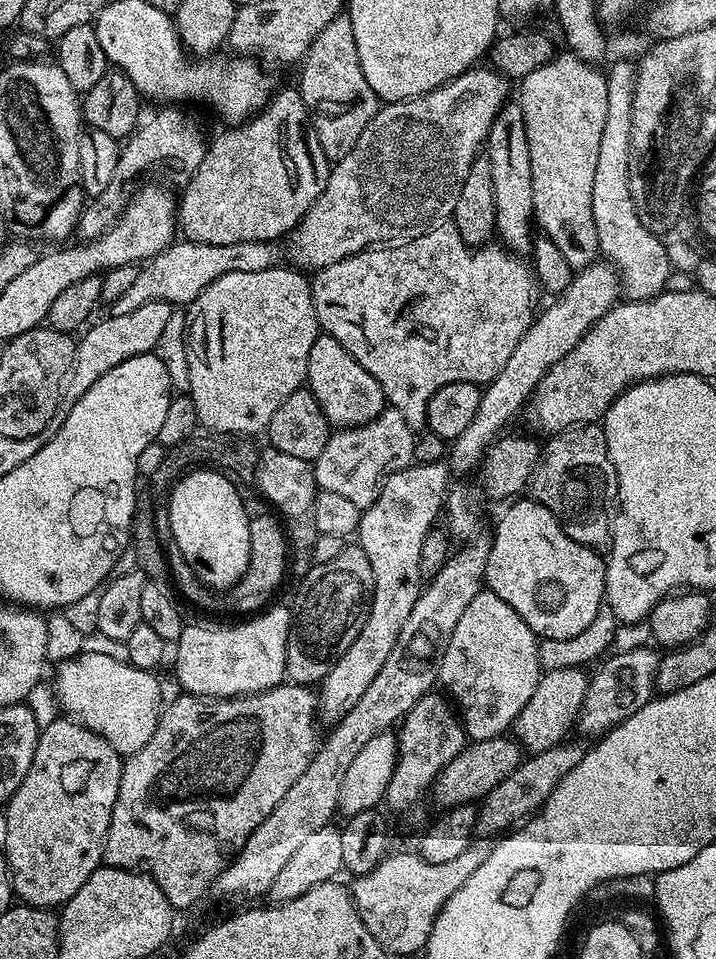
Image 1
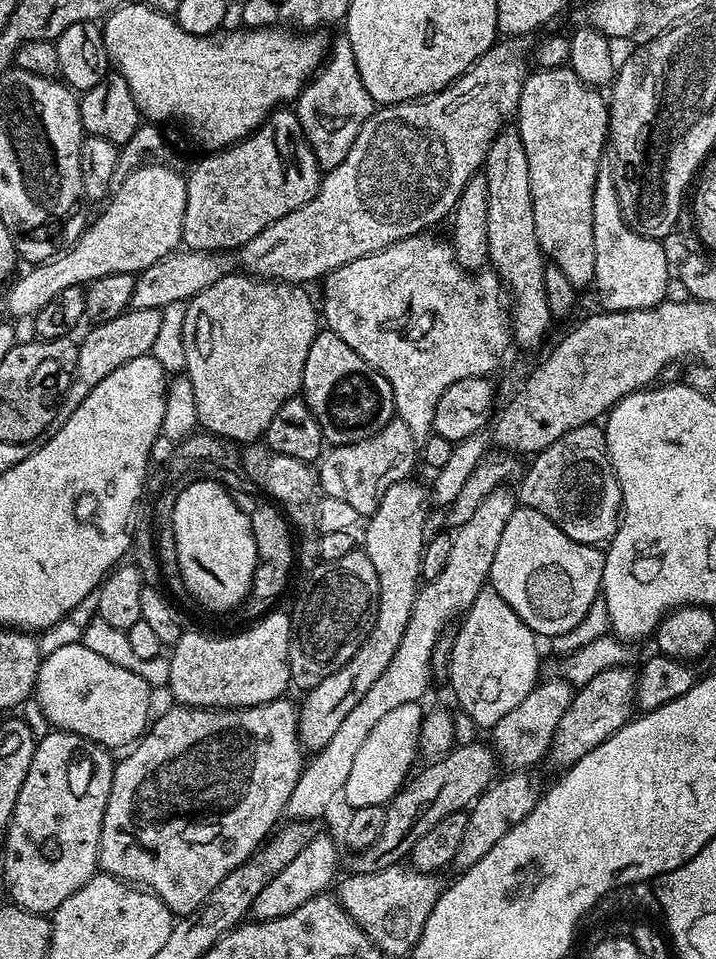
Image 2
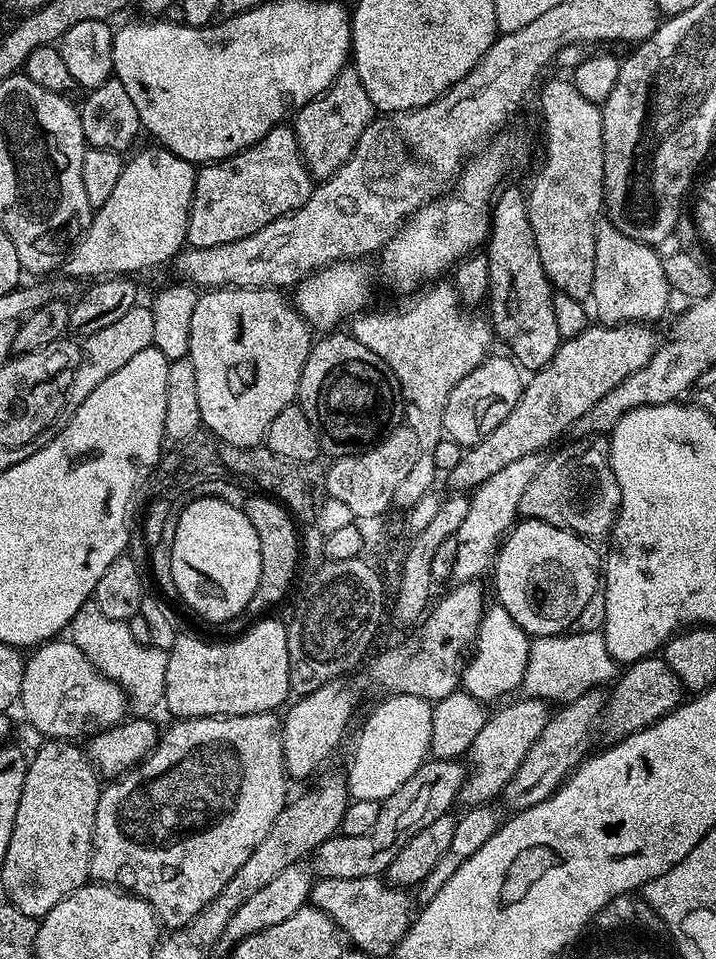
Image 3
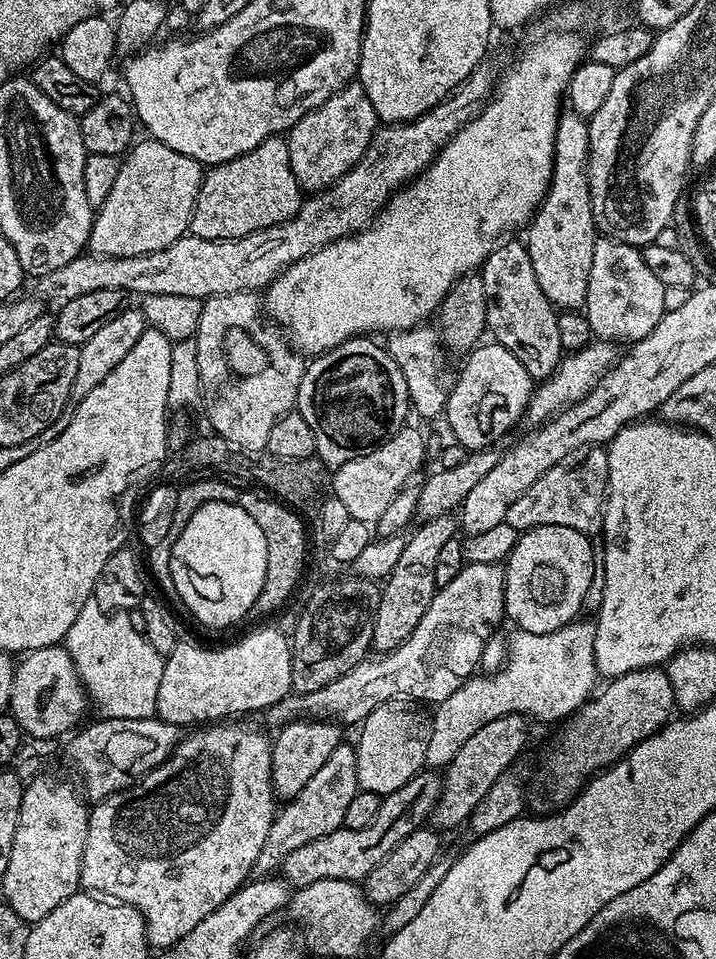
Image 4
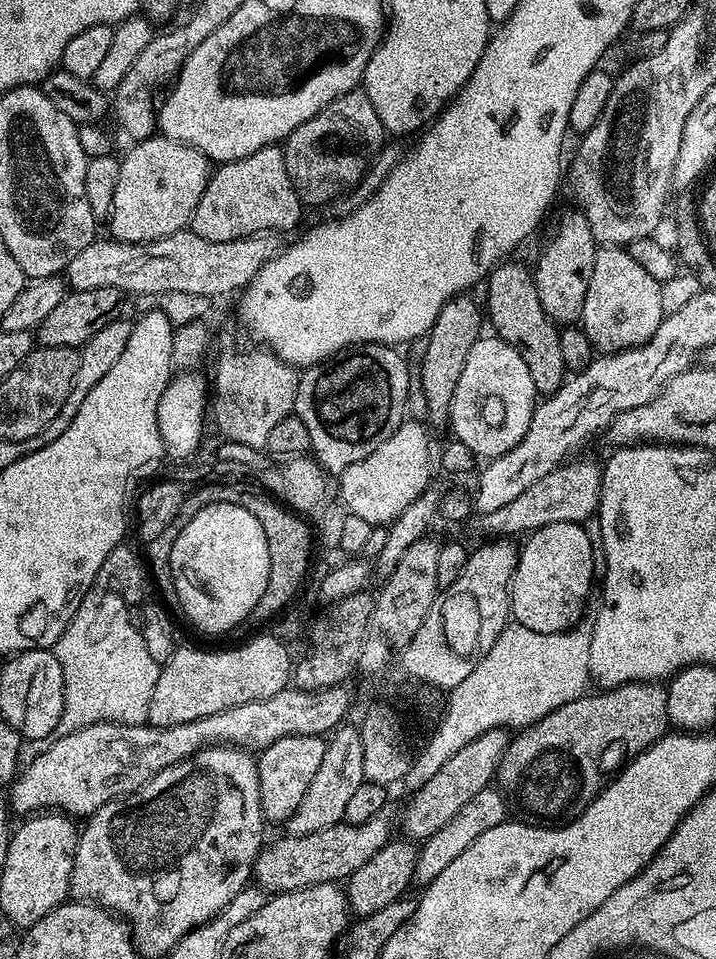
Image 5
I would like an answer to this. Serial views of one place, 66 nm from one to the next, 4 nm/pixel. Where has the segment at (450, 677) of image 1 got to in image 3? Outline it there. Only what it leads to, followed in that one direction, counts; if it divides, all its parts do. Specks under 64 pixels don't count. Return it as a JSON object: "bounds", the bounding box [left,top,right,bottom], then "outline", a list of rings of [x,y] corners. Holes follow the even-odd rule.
{"bounds":[461,602,530,703],"outline":[[[498,602],[491,603],[484,611],[479,630],[472,648],[473,654],[467,659],[464,673],[461,676],[463,691],[483,703],[490,703],[508,692],[516,689],[523,683],[526,662],[529,656],[530,638],[504,607]]]}

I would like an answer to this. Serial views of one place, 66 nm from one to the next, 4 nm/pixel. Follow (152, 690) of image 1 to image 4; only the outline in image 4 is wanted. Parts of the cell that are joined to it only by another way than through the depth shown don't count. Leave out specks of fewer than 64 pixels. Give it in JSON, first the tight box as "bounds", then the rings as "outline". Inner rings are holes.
{"bounds":[8,648,86,740],"outline":[[[39,648],[21,660],[24,661],[19,661],[12,677],[12,697],[8,703],[21,733],[48,740],[63,732],[71,733],[85,719],[86,693],[67,648]]]}

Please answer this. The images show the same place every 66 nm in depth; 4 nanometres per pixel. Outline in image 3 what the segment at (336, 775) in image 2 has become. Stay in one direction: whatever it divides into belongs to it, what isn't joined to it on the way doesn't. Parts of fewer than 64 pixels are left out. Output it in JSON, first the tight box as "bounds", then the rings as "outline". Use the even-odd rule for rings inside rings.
{"bounds":[452,455,542,584],"outline":[[[539,455],[518,458],[518,462],[510,462],[498,474],[490,474],[486,482],[473,488],[468,496],[466,519],[458,526],[455,537],[458,542],[458,558],[454,562],[452,580],[456,584],[465,584],[468,580],[479,581],[480,575],[493,567],[496,549],[502,543],[502,537],[517,523],[519,503],[525,493],[527,484],[534,478],[535,472],[542,463]]]}

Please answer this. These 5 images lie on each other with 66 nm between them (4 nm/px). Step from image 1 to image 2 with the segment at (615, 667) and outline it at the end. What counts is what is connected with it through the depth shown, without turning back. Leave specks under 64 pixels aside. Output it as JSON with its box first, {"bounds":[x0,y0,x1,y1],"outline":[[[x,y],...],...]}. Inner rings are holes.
{"bounds":[547,666,637,770],"outline":[[[632,666],[602,670],[602,674],[590,678],[590,682],[579,685],[572,693],[570,706],[558,722],[552,744],[548,747],[547,763],[552,763],[559,770],[567,770],[577,764],[582,757],[590,754],[594,746],[606,742],[614,733],[627,724],[634,716],[636,702],[637,669]]]}

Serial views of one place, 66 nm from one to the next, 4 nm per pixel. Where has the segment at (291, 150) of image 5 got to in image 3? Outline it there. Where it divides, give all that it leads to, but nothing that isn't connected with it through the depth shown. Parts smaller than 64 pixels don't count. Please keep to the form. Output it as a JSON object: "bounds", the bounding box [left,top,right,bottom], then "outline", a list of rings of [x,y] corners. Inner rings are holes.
{"bounds":[294,67,374,181],"outline":[[[345,67],[332,85],[294,117],[294,131],[298,138],[300,153],[308,173],[317,181],[328,179],[350,158],[358,138],[374,119],[374,109],[362,78],[358,78],[355,67]]]}

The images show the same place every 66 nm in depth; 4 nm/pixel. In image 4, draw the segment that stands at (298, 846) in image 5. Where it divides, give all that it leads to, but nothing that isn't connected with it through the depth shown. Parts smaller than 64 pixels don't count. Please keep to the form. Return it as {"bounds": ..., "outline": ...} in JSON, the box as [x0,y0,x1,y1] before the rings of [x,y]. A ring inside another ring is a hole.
{"bounds":[283,771,442,888],"outline":[[[439,771],[417,772],[414,778],[410,778],[410,782],[406,782],[406,786],[394,790],[381,799],[378,814],[370,826],[362,830],[350,830],[342,826],[294,850],[294,854],[284,859],[283,879],[296,888],[304,888],[310,882],[318,882],[322,878],[363,882],[370,874],[370,870],[374,870],[374,866],[382,862],[382,858],[389,856],[415,828],[421,827],[431,817],[432,809],[440,797],[441,787],[442,776]]]}

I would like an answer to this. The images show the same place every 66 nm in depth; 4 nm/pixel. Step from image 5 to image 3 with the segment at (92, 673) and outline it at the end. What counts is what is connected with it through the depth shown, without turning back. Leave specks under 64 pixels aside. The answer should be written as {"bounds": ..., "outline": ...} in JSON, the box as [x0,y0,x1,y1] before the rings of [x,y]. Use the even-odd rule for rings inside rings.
{"bounds":[70,599,168,717],"outline":[[[95,599],[85,602],[82,610],[74,614],[70,625],[70,639],[78,646],[78,650],[82,650],[82,654],[86,654],[86,658],[103,676],[110,678],[118,687],[124,689],[131,711],[137,717],[147,717],[152,714],[148,712],[161,707],[168,661],[165,649],[151,647],[145,641],[134,638],[127,623],[123,620],[106,618],[106,614],[98,610]]]}

